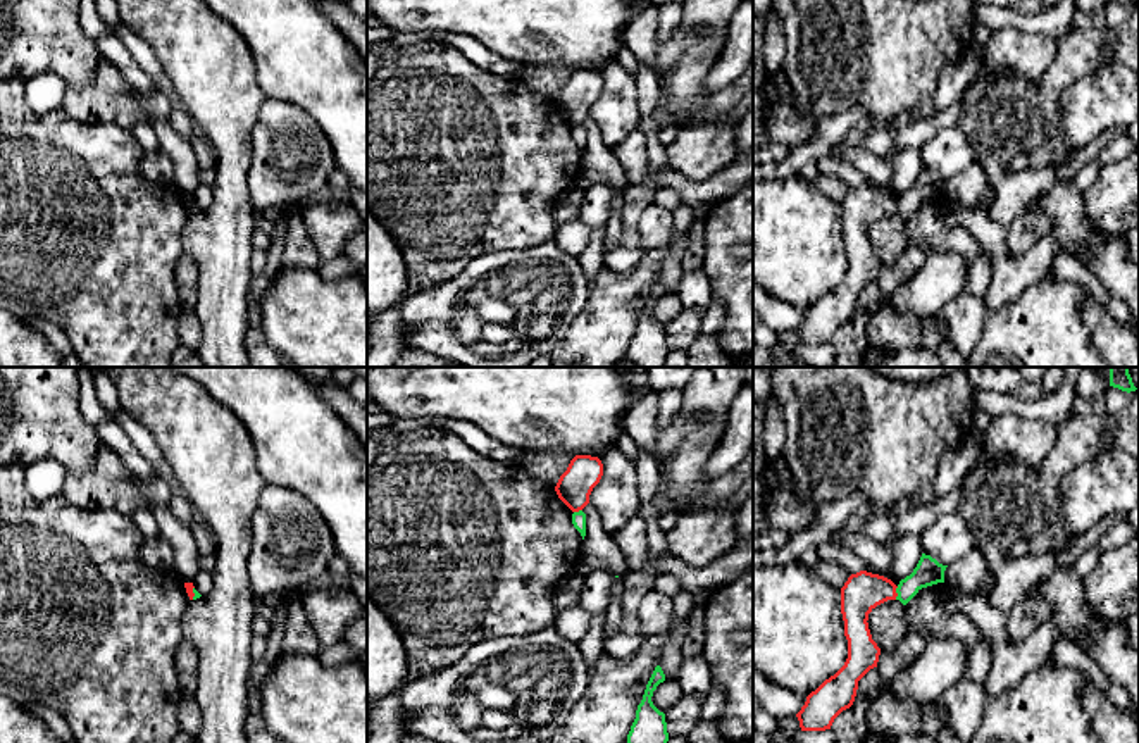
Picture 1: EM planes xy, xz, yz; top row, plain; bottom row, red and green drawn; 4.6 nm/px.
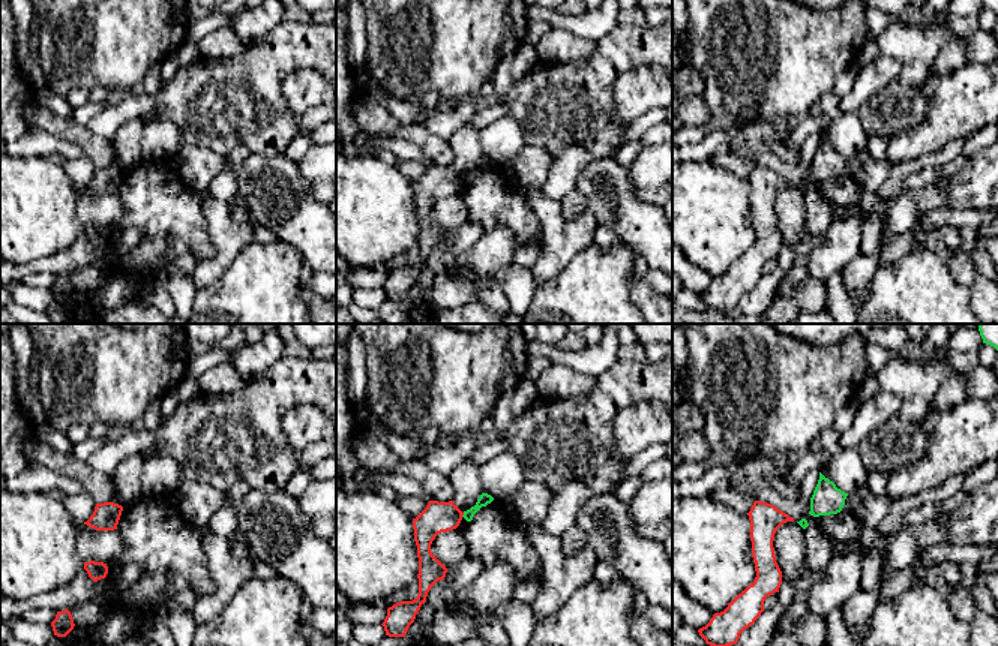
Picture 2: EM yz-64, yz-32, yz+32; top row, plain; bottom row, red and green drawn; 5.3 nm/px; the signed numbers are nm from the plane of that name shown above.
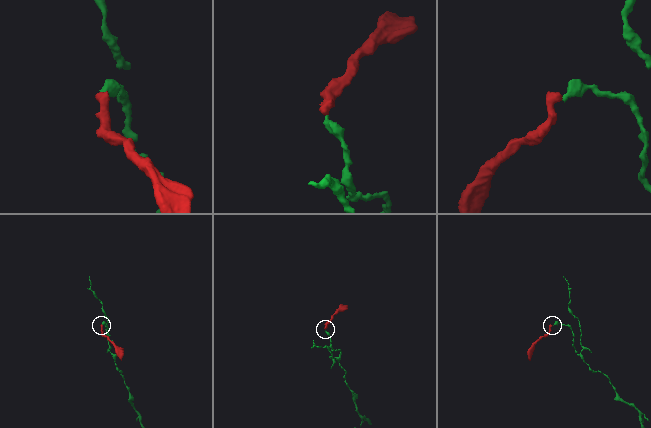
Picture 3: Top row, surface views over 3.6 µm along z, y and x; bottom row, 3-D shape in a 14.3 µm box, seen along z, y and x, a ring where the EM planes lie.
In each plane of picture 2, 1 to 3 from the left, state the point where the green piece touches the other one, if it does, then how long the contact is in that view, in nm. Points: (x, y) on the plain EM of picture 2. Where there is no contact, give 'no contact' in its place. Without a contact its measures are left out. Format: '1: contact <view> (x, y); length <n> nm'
1: no contact
2: contact yz-32 (462, 179); length 30 nm
3: no contact

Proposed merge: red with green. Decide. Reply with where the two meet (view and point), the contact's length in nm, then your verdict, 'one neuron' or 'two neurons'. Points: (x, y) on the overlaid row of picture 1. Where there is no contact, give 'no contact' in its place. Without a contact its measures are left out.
meets red in yz at (896, 593); contact 70 nm long; two neurons

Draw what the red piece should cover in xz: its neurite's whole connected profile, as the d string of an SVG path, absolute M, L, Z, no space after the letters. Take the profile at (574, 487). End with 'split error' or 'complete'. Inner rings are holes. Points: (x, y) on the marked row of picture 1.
M576 455L560 476L555 491L572 512L579 512L589 503L589 495L601 476L603 464L598 457Z | complete

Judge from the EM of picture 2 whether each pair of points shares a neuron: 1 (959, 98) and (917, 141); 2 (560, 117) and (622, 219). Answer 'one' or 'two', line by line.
1: one
2: two

